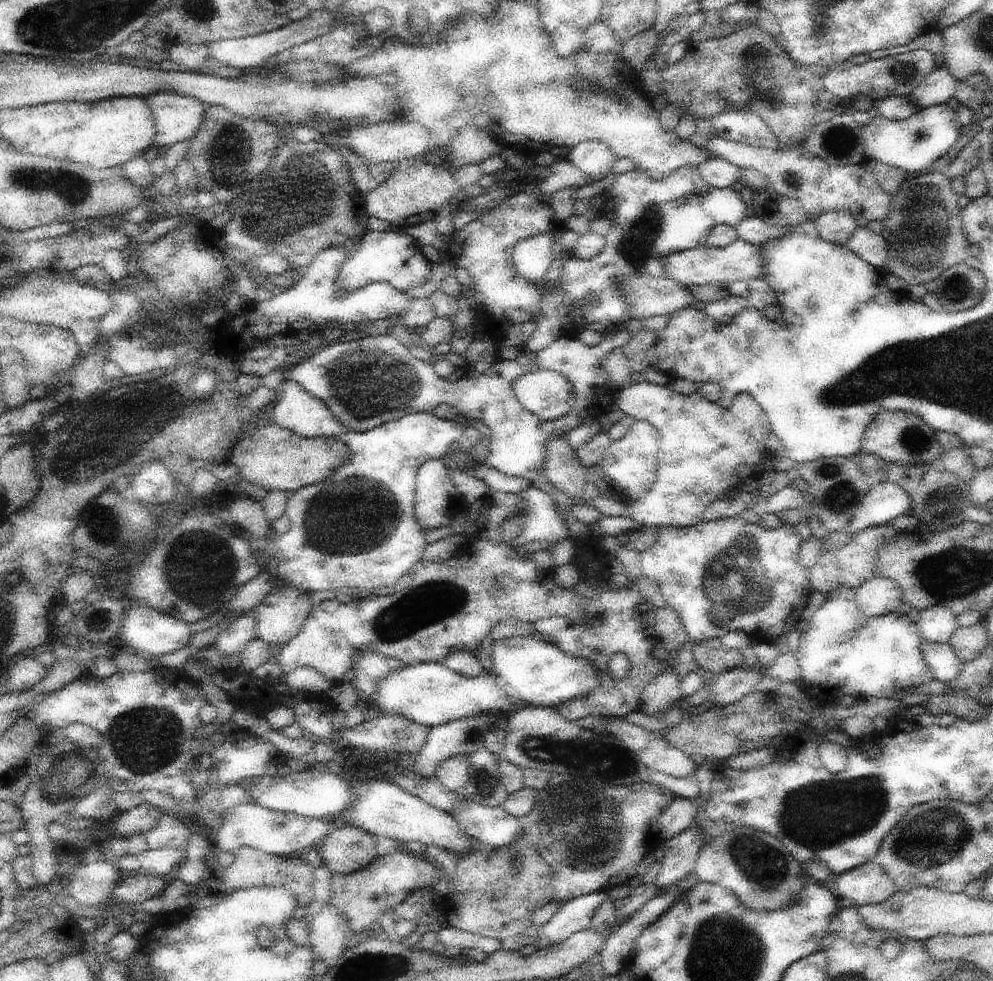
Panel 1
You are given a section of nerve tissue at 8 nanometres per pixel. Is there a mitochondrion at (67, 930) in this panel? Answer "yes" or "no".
no

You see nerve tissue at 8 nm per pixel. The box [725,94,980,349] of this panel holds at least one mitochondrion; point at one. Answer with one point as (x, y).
(919, 245)

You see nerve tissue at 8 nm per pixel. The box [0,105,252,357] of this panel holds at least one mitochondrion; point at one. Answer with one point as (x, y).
(73, 190)

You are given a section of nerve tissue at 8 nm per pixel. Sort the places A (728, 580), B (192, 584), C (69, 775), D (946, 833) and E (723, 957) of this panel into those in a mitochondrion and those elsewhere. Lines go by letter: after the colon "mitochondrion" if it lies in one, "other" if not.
A: mitochondrion
B: mitochondrion
C: mitochondrion
D: mitochondrion
E: mitochondrion

